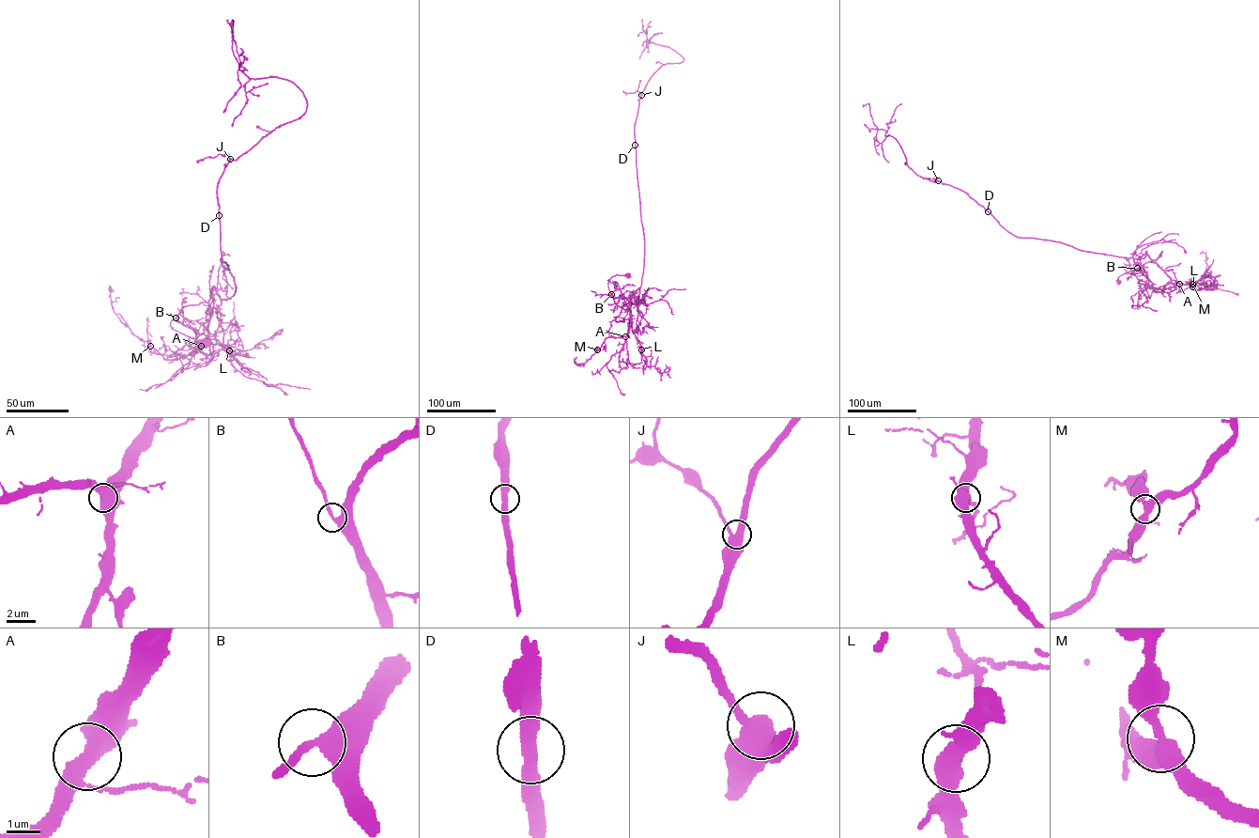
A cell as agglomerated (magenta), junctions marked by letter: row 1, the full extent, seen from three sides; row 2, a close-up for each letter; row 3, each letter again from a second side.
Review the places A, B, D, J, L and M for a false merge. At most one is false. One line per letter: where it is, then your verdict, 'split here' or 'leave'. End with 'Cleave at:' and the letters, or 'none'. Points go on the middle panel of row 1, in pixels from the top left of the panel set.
A: (625, 336) | leave
B: (611, 294) | leave
D: (635, 145) | leave
J: (641, 95) | leave
L: (641, 349) | leave
M: (597, 349) | leave
Cleave at: none

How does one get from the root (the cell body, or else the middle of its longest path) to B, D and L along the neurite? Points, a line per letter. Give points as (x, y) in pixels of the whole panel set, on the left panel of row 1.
B: (207, 344), (174, 330), (170, 325), (176, 317)
D: (207, 344), (170, 325), (185, 306), (207, 302), (214, 286), (221, 299), (235, 293), (222, 261), (219, 215)
L: (207, 344), (170, 326), (185, 306), (207, 302), (210, 311), (209, 339), (213, 344), (229, 347), (229, 350)

